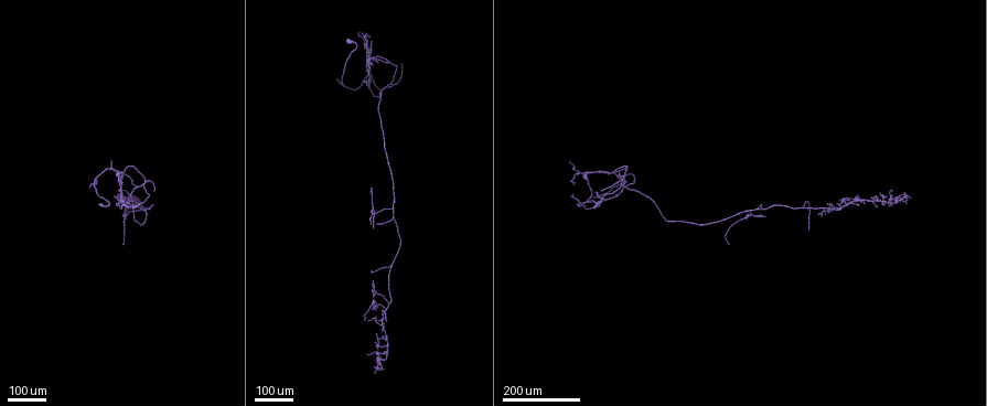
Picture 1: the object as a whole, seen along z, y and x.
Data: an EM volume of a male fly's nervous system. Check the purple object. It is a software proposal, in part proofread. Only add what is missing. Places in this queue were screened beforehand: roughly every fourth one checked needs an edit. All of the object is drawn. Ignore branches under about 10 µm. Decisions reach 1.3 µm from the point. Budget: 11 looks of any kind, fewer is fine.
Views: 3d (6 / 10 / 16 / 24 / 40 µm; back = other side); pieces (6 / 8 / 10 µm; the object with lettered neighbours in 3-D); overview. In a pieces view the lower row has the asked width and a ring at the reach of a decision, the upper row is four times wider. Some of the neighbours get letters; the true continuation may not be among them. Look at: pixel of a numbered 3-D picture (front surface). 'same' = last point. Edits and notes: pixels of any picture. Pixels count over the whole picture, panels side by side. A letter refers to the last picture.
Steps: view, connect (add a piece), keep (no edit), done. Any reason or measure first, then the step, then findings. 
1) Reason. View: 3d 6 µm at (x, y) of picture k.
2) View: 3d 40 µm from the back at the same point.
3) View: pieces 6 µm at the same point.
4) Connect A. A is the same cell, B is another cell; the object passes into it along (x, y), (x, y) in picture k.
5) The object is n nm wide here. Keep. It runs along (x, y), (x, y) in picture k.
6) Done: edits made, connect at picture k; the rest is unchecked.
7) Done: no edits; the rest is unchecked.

Branch stops here. View: 3d 40 µm at (365, 72) of picture 1.

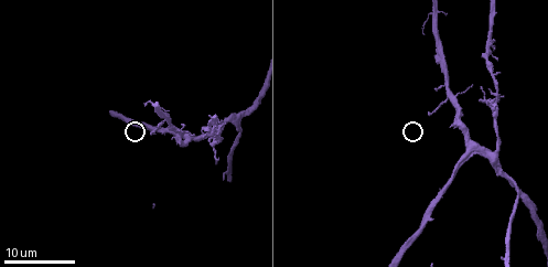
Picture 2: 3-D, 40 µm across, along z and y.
View: pieces 10 µm at (430, 113) of picture 2.

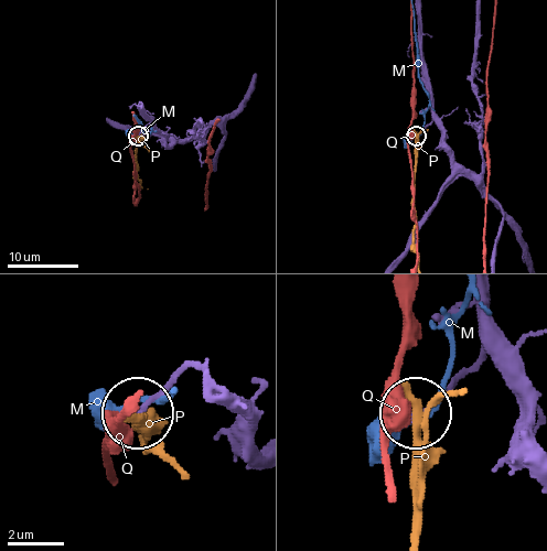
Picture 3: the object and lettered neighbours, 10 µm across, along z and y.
Keep. M, P and Q are other cells; none of them fits.

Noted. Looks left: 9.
Branch stops here. View: 3d 40 µm at (571, 161) of picture 1.

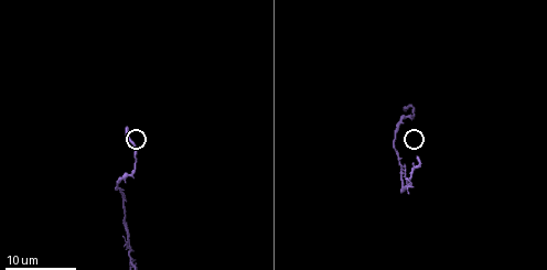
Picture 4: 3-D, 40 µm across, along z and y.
View: pieces 6 µm at (126, 130) of picture 4.

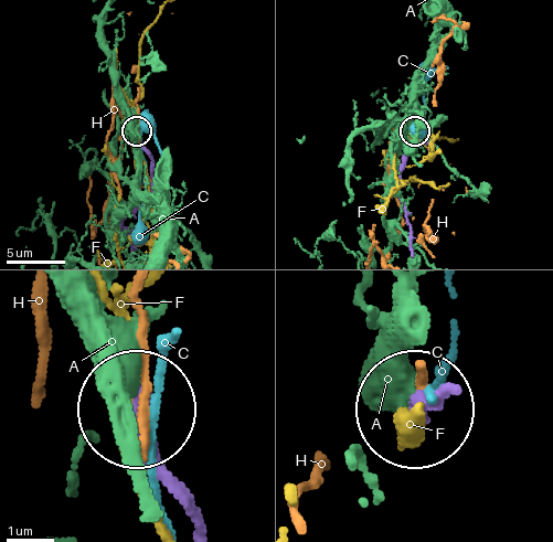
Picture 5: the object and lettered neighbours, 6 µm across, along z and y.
Keep. A, C, F and H are other cells; it runs along (202, 523), (135, 408) in picture 5; none of them fits.

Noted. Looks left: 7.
Long arm stops here. View: 3d 24 µm at (574, 184) of picture 1.

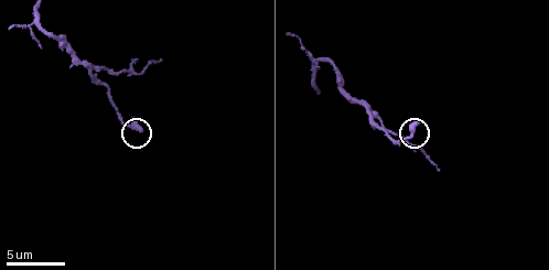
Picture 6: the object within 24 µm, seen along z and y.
View: pieces 6 µm at (139, 130) of picture 6.

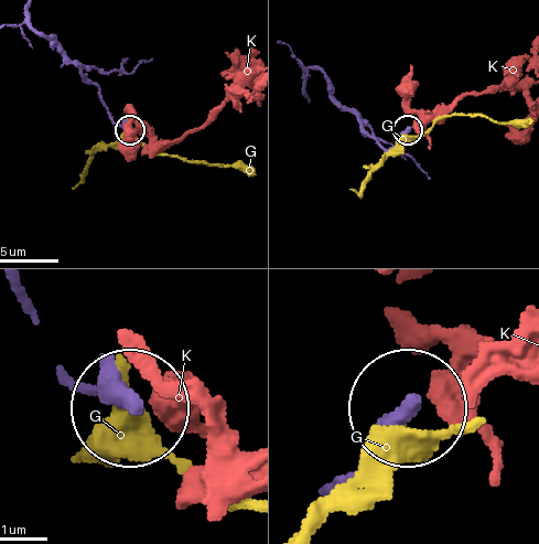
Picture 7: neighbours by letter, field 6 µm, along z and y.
The object is 380 nm wide here. Keep. G and K are other cells; no lettered piece goes on from it.

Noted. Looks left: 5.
Long arm stops here. View: 3d 24 µm at (583, 176) of picture 1.

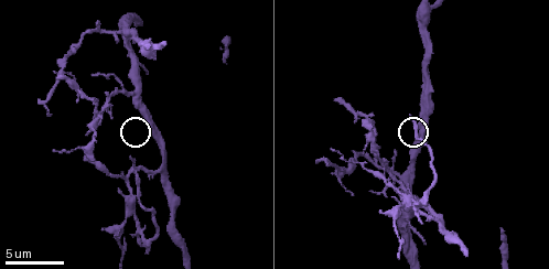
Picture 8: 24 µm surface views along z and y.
View: pieces 6 µm at (132, 172) of picture 8.

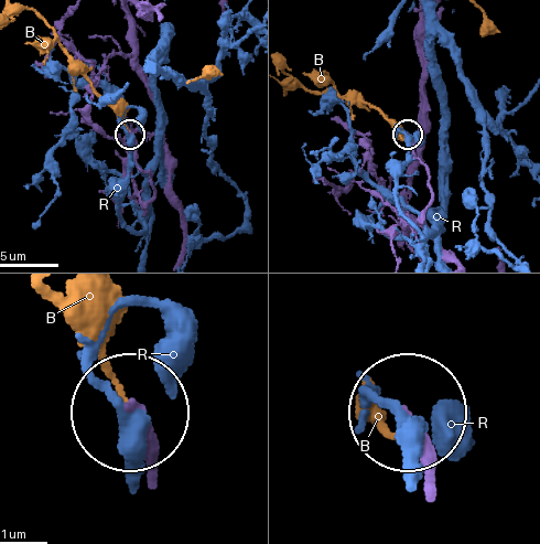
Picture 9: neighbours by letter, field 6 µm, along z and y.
The object is 130 nm wide here. Keep. B and R are other cells; none of them fits.

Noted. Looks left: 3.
Thin end. View: 3d 6 µm at (47, 115) of picture 8.

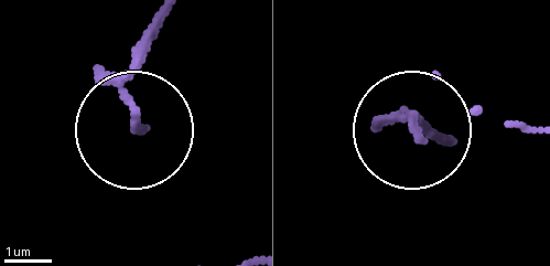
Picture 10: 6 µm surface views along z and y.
View: pieces 10 µm at (414, 131) of picture 10.

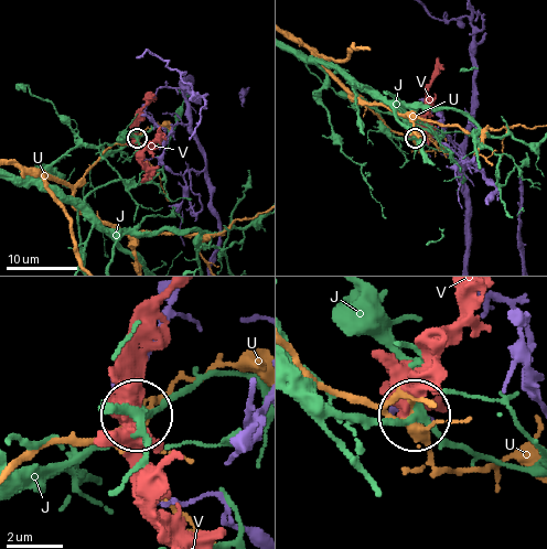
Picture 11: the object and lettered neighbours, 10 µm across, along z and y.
Keep. J, U and V are other cells; none of them fits.

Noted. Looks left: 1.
Done: no edits; the rest is unchecked.

